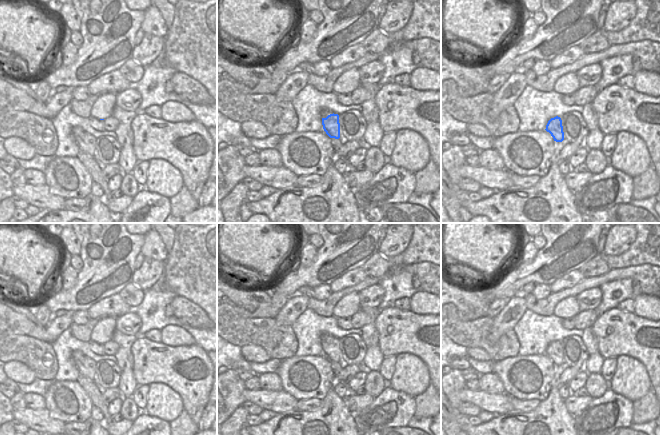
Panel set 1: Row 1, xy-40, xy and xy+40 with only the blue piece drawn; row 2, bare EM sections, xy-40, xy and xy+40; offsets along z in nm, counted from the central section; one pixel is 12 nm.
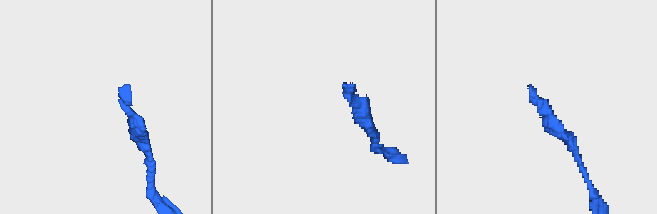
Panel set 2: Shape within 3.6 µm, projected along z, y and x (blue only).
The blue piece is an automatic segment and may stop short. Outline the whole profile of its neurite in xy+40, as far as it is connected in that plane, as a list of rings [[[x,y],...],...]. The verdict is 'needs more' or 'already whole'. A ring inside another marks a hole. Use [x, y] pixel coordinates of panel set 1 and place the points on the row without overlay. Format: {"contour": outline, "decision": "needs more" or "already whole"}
{"contour": [[[556,340],[551,342],[547,347],[545,354],[551,358],[554,365],[562,366],[564,364],[562,344],[560,341]]], "decision": "already whole"}

